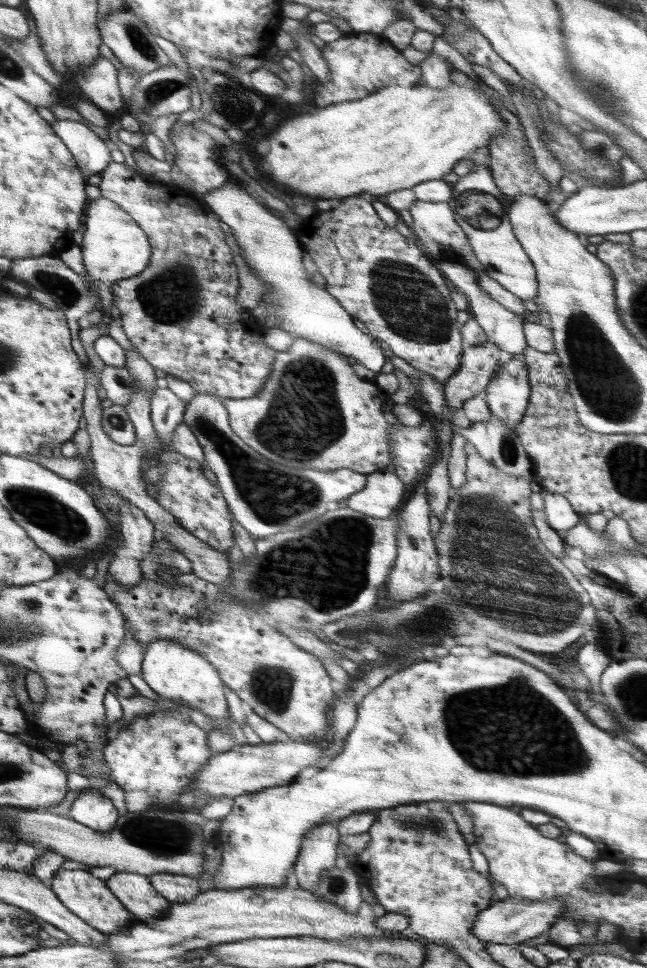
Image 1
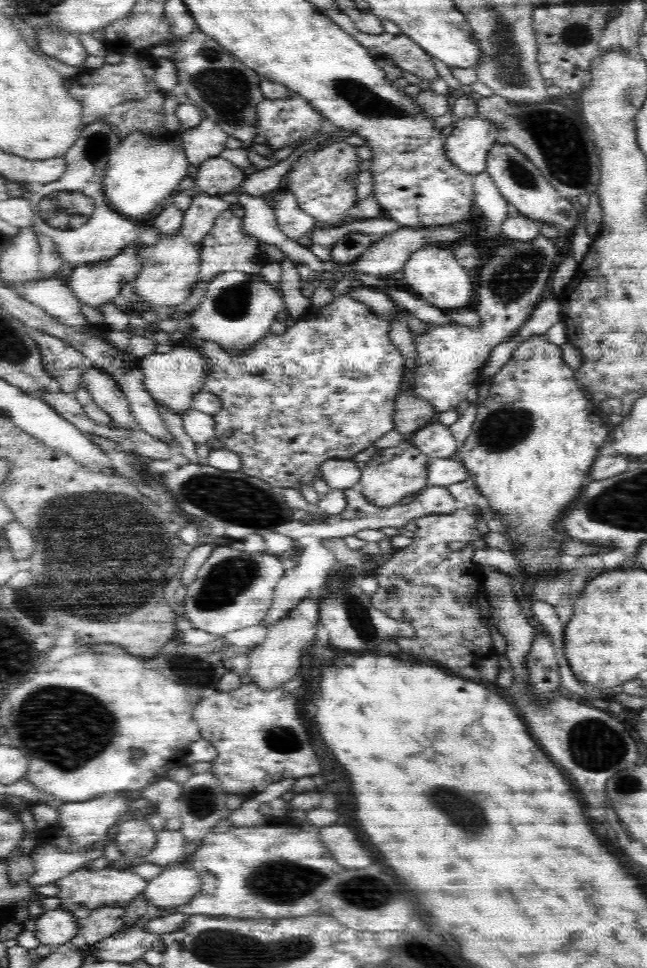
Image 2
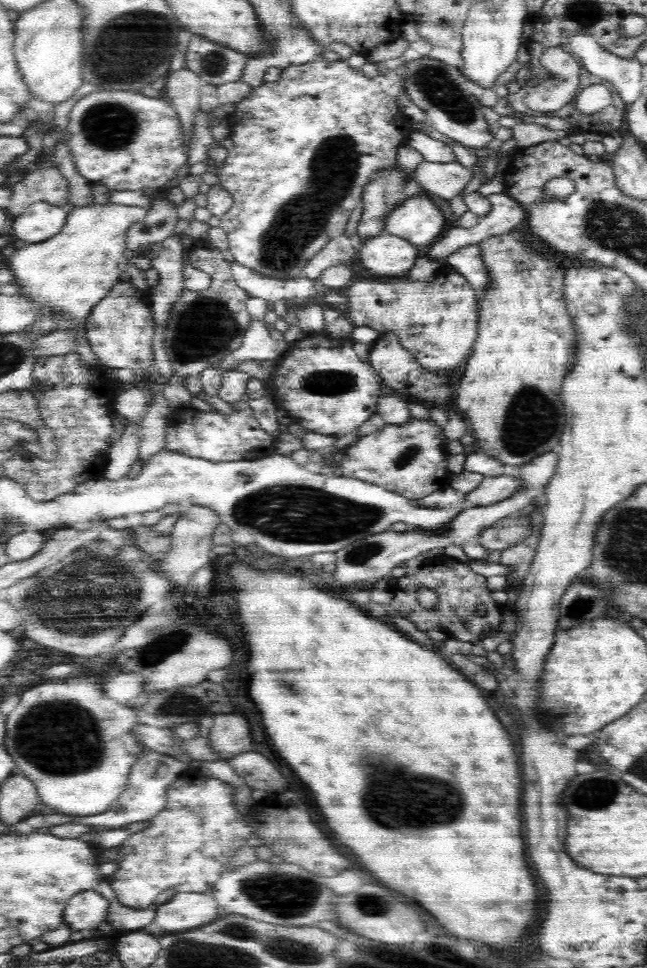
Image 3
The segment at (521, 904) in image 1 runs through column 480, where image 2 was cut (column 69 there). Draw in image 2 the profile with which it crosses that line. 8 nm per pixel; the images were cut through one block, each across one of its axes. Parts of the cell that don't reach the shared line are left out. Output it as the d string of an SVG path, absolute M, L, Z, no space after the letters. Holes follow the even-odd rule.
M60 908L47 910L36 918L35 936L42 944L51 944L54 949L80 935L79 921L70 911Z

